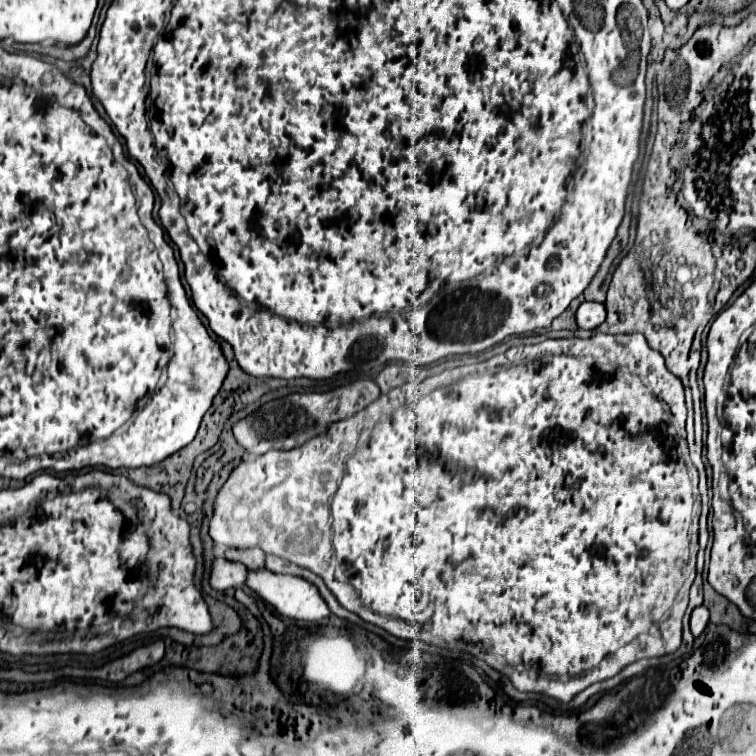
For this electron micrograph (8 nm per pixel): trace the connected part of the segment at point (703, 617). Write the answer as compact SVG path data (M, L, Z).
M700 605L700 607L696 607L696 609L692 611L692 617L690 617L690 629L692 629L692 635L698 637L698 635L704 631L706 623L708 623L708 609L706 609L704 605Z

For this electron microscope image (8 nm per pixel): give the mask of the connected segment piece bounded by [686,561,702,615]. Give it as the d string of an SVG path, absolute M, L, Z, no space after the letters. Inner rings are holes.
M698 561L698 577L694 579L694 583L692 583L692 587L690 587L690 603L688 603L688 615L690 615L690 611L696 607L696 605L700 605L702 603L702 563Z

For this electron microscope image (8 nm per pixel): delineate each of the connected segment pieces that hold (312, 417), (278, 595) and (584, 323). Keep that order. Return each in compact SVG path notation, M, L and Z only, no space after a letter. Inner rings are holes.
M358 379L326 393L292 393L264 403L258 411L234 423L232 431L238 445L254 455L262 455L268 449L294 449L324 433L330 423L352 417L356 411L370 405L376 397L380 397L380 389L372 379Z
M248 569L246 585L250 589L254 589L264 601L268 601L284 617L302 619L302 621L320 621L320 619L326 619L330 615L330 609L326 607L326 601L320 597L318 589L302 577L272 573L268 569Z
M584 301L576 311L576 323L580 329L594 329L598 327L606 317L606 309L602 303L596 301Z

